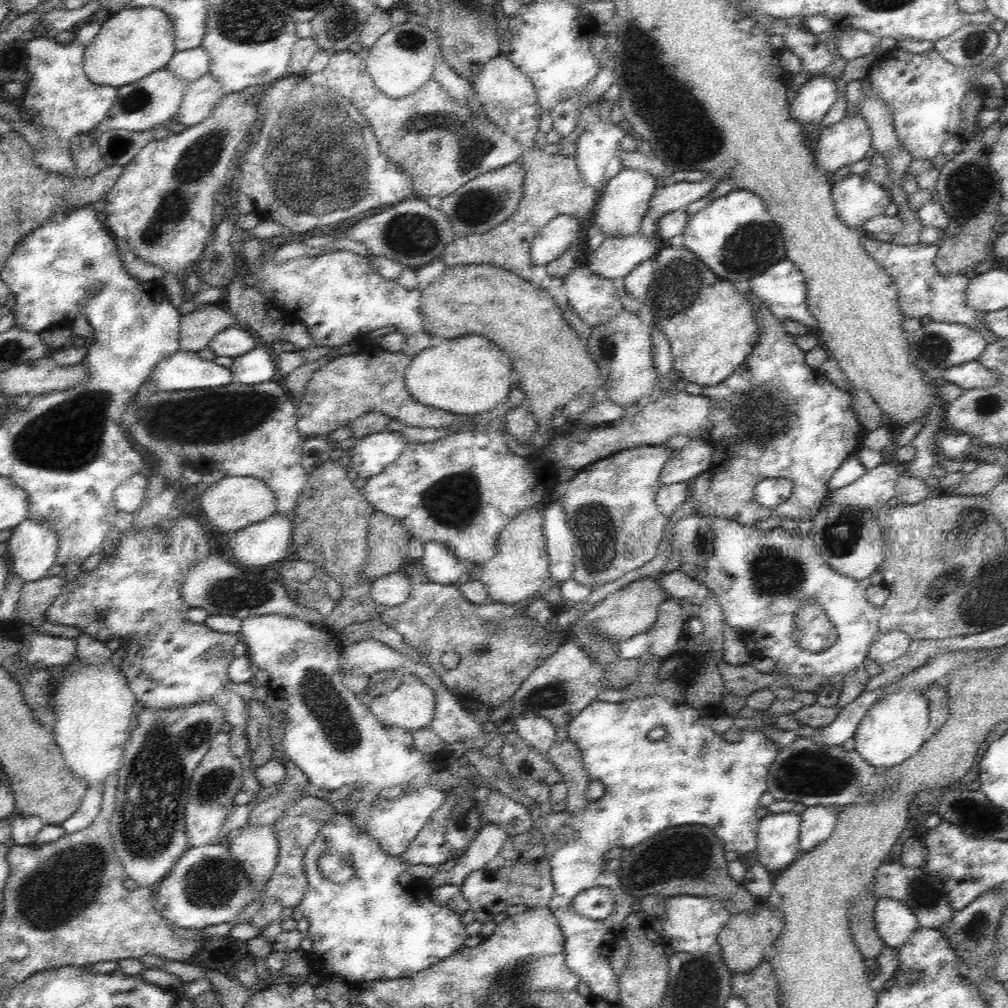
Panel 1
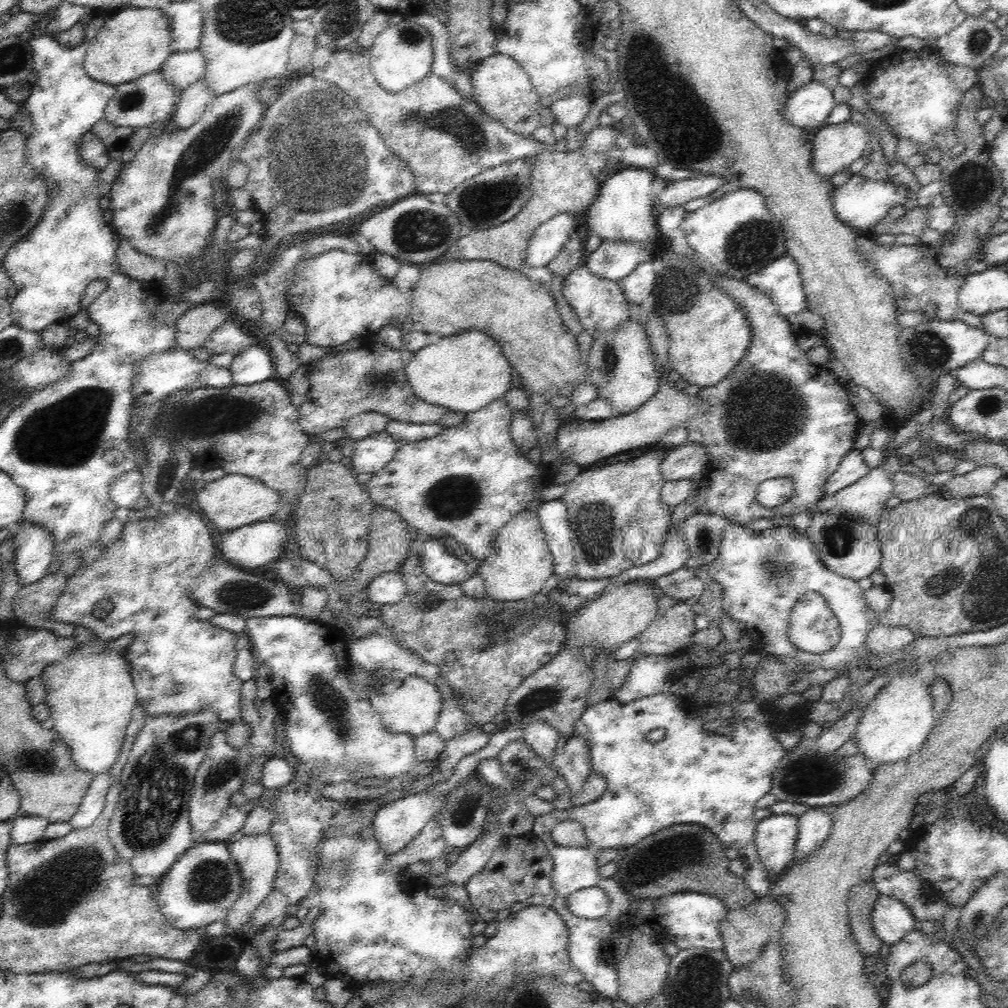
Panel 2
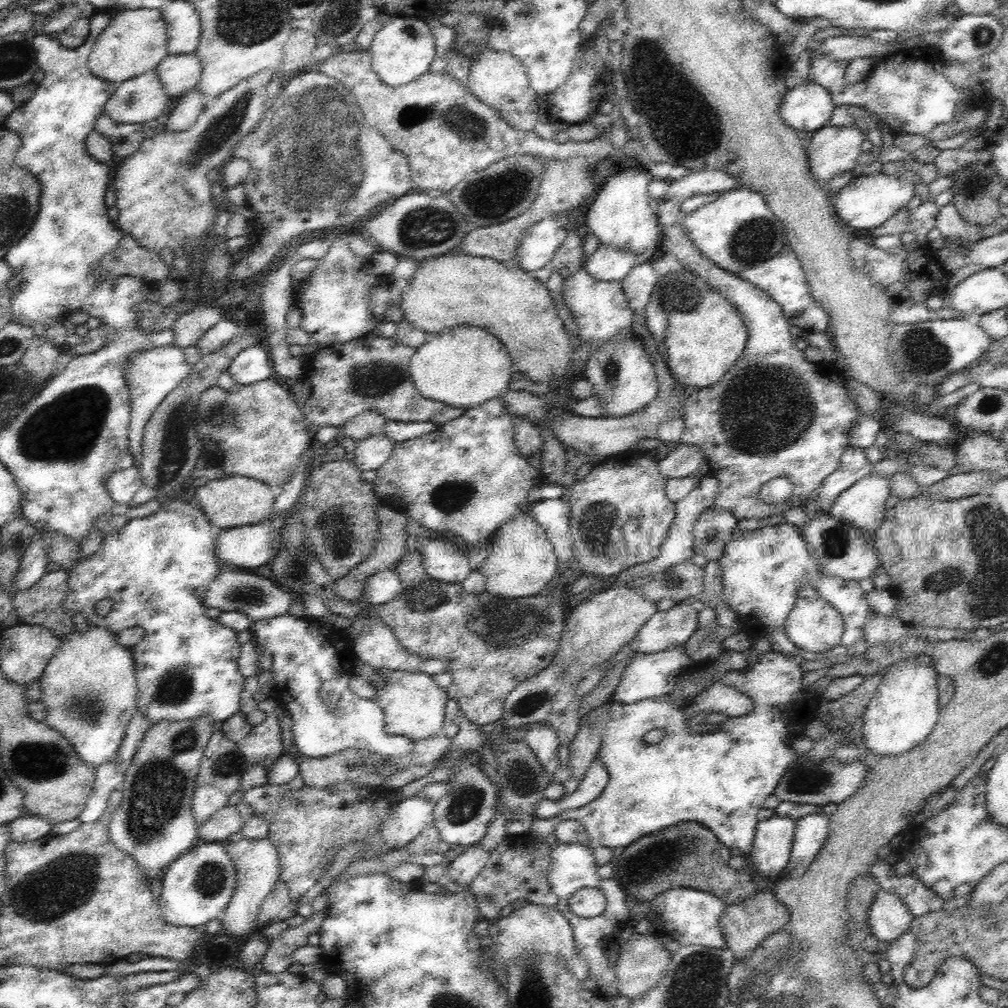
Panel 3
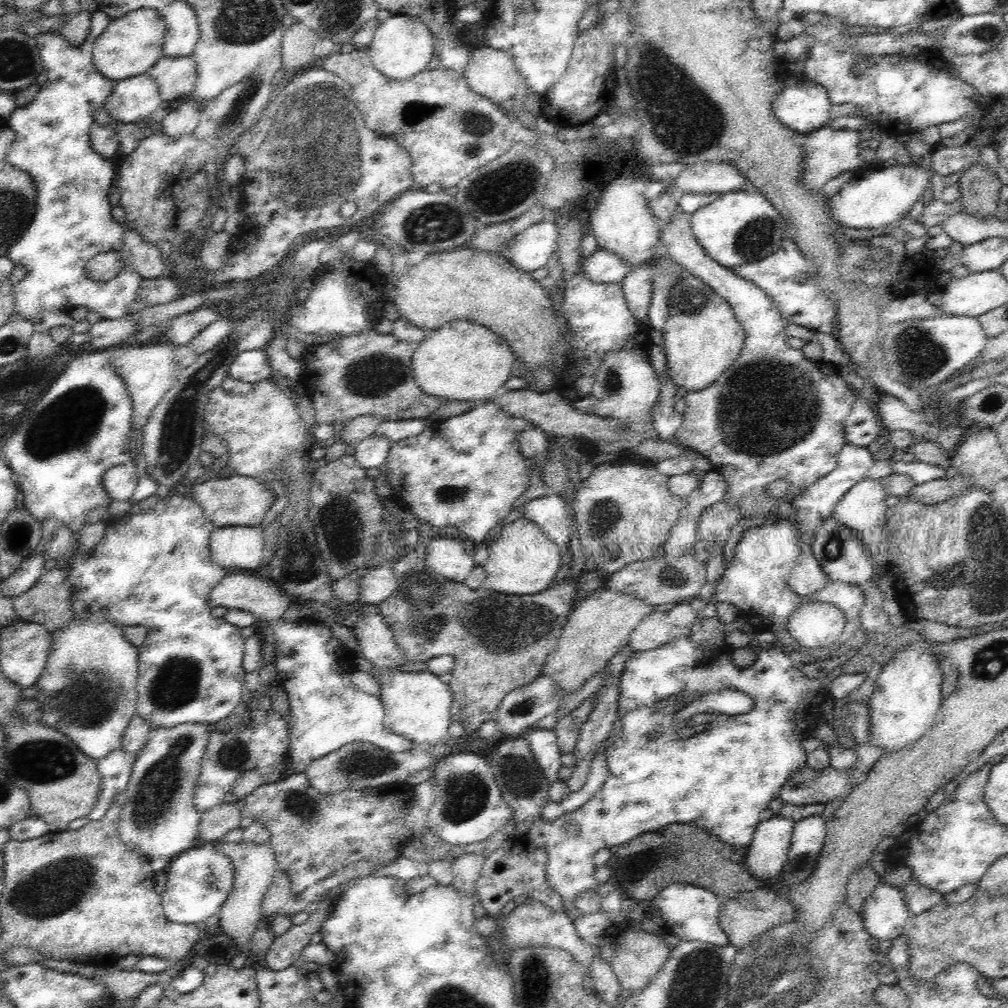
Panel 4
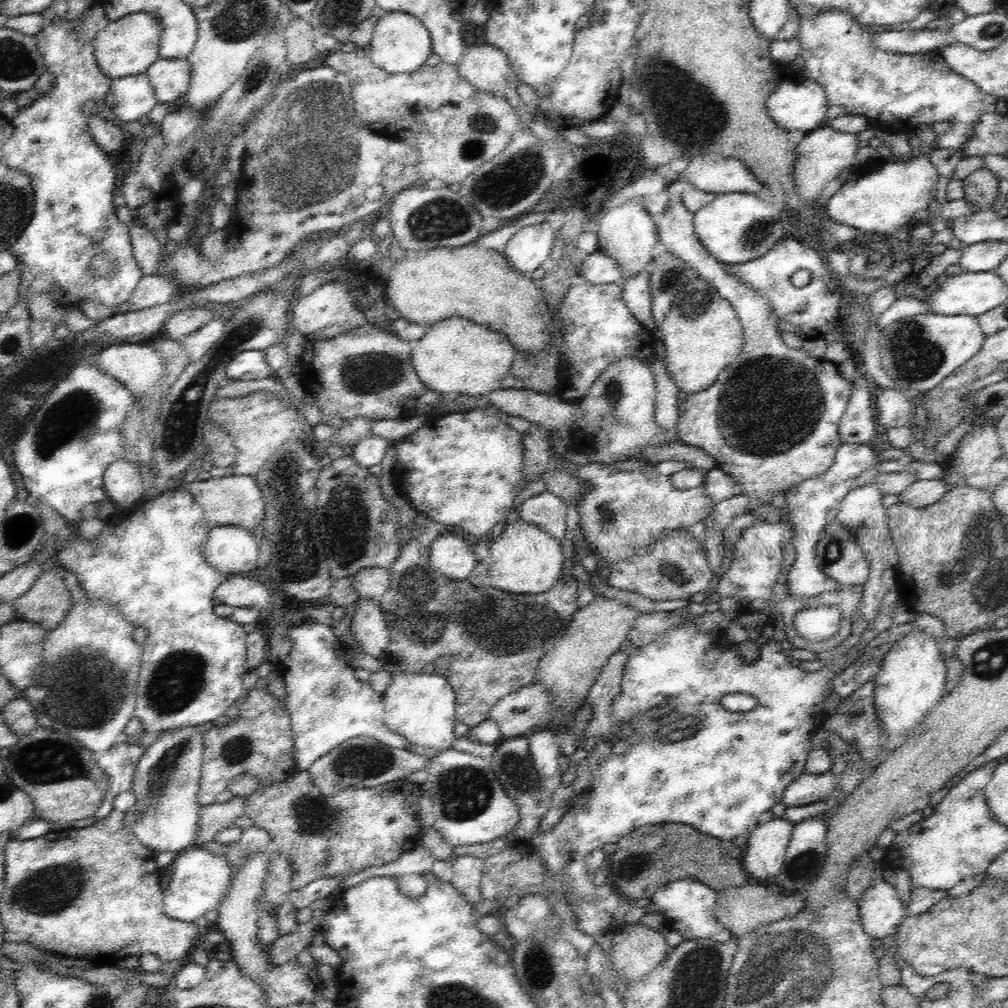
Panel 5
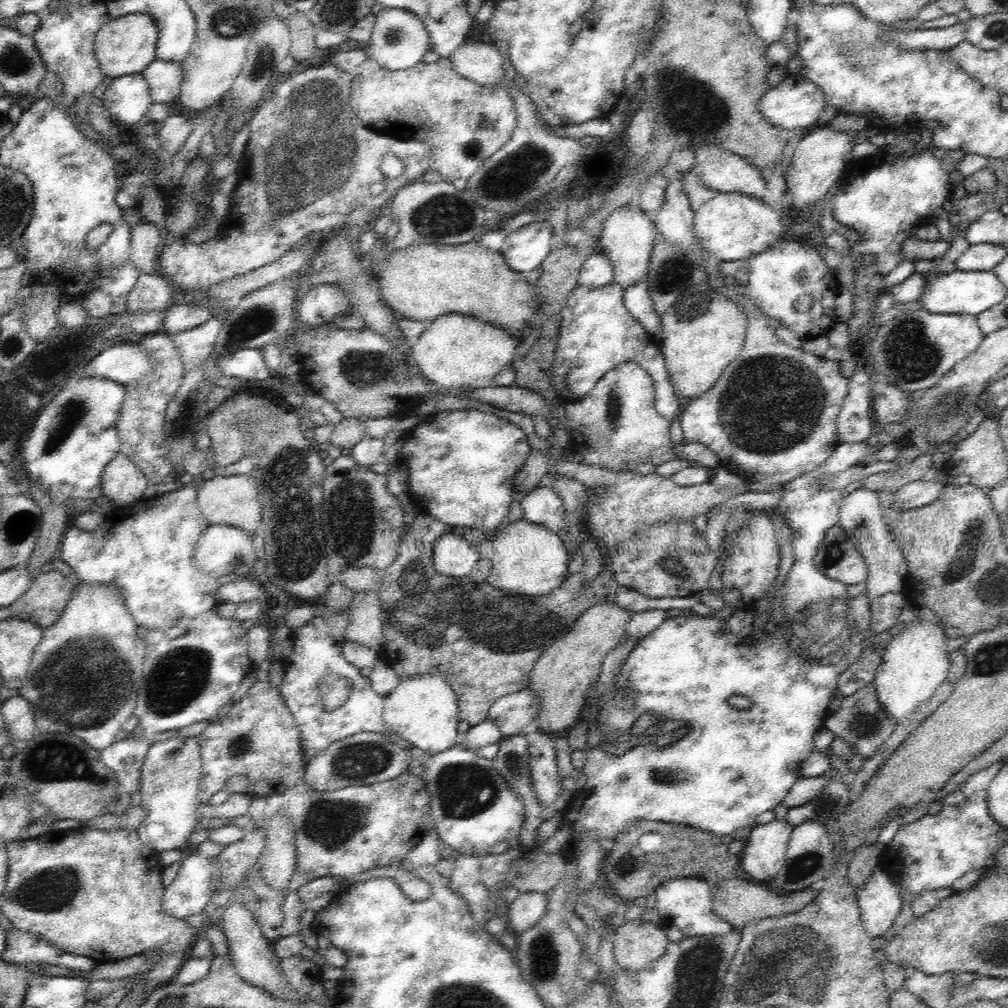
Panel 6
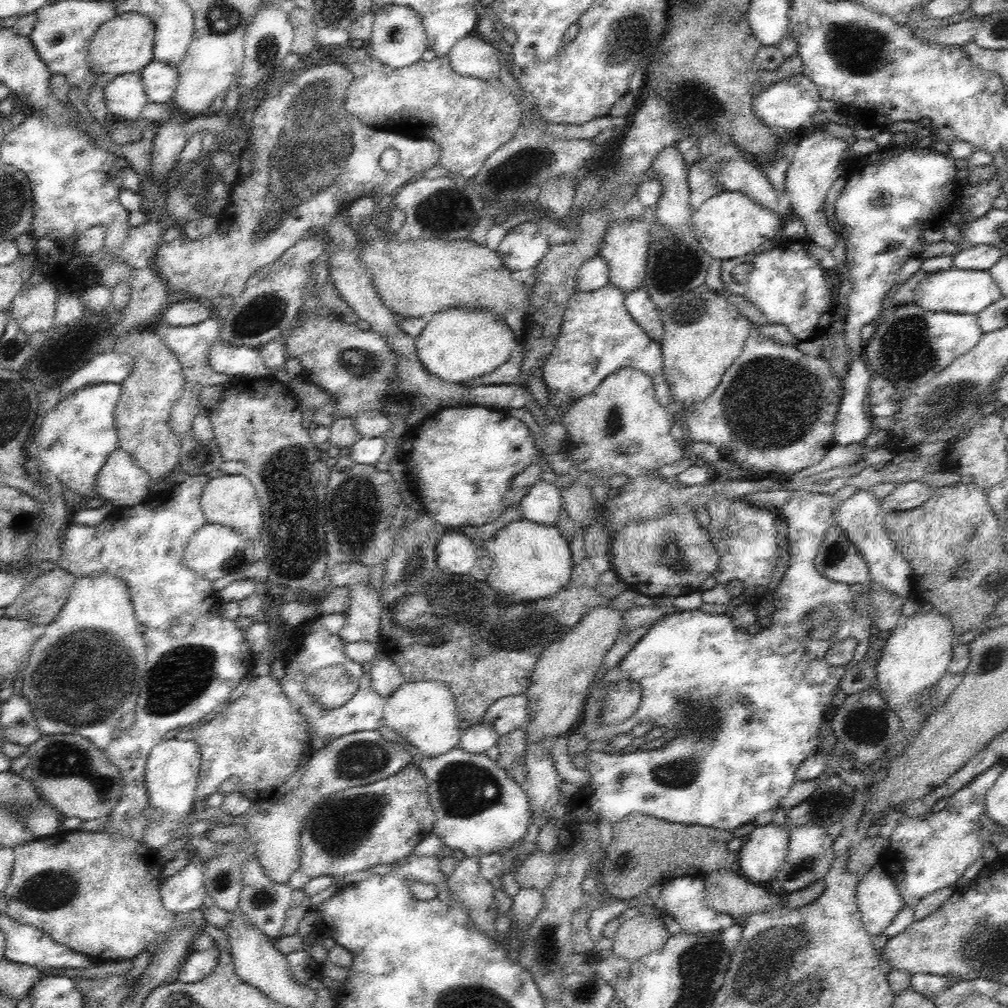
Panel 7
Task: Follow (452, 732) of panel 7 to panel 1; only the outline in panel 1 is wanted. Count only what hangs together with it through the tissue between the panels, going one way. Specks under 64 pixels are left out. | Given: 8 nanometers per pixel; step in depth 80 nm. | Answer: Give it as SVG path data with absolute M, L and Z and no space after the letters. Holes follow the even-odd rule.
M412 674L401 675L402 683L390 694L372 697L372 714L385 727L416 732L426 728L434 718L436 699L434 690Z

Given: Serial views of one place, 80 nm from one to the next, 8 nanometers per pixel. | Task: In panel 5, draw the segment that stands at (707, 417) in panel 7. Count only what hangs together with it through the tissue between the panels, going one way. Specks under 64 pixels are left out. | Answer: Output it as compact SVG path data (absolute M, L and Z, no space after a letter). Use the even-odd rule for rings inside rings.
M670 194L671 202L664 214L657 218L657 237L666 250L689 264L718 294L728 300L735 310L743 329L744 346L740 354L717 376L717 381L702 392L688 395L684 402L686 410L679 416L677 433L680 443L697 446L714 457L716 468L722 469L739 484L740 492L750 498L759 498L770 503L772 497L788 488L814 478L828 470L838 447L843 443L838 430L838 422L850 400L852 383L842 378L837 364L825 358L807 357L803 349L790 349L783 342L782 331L764 295L750 289L748 285L734 280L702 246L696 236L693 218L684 201Z

